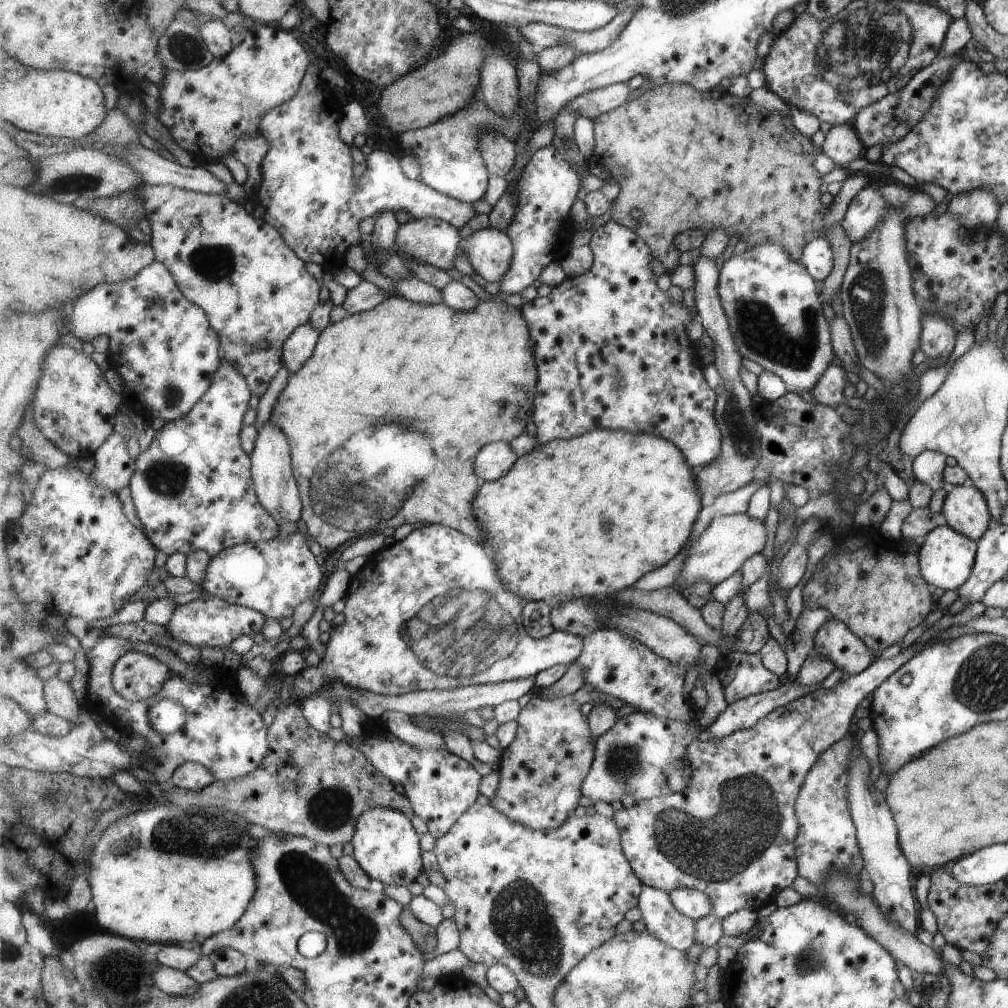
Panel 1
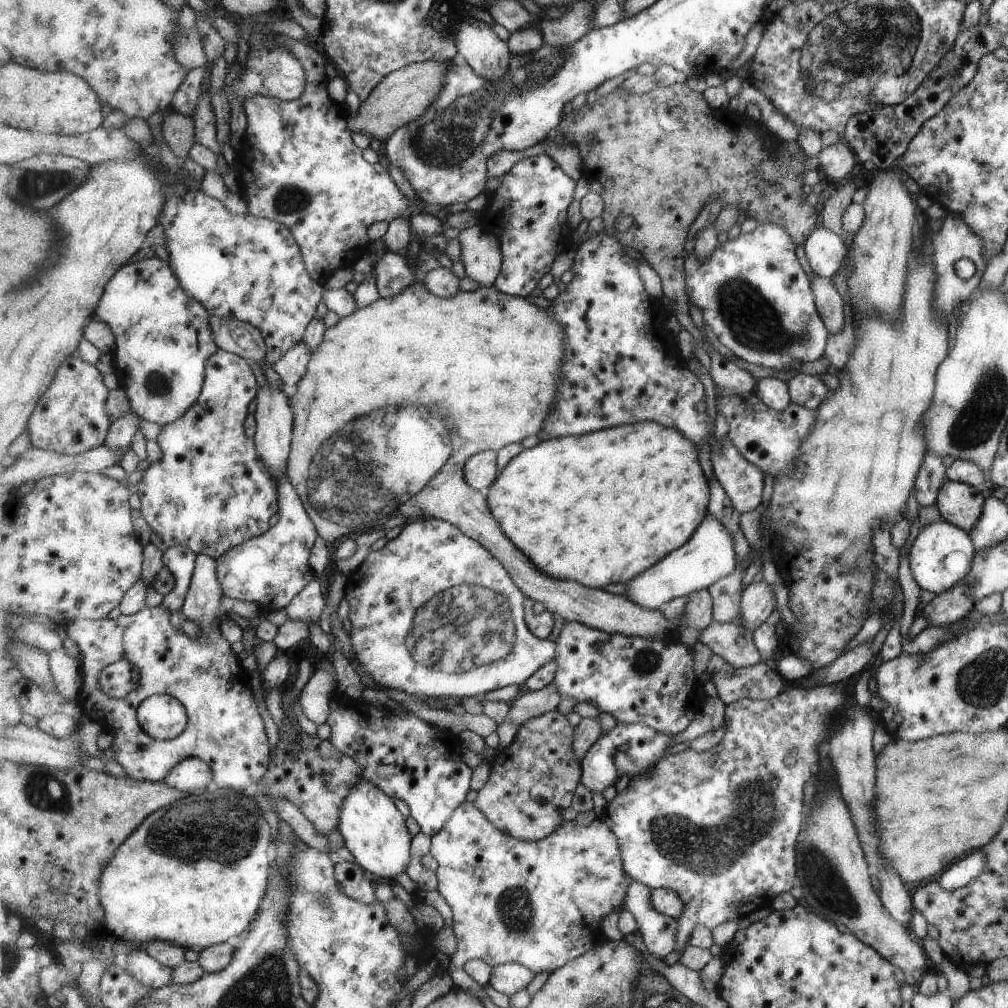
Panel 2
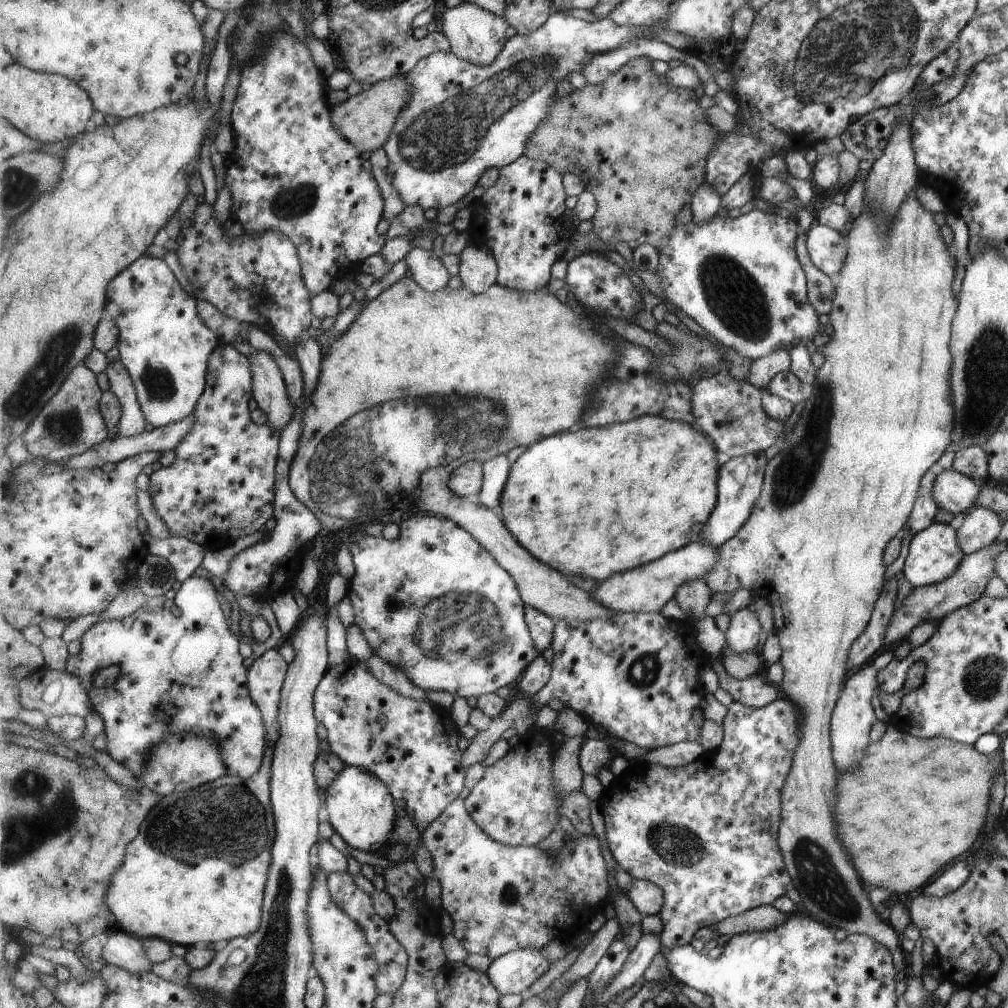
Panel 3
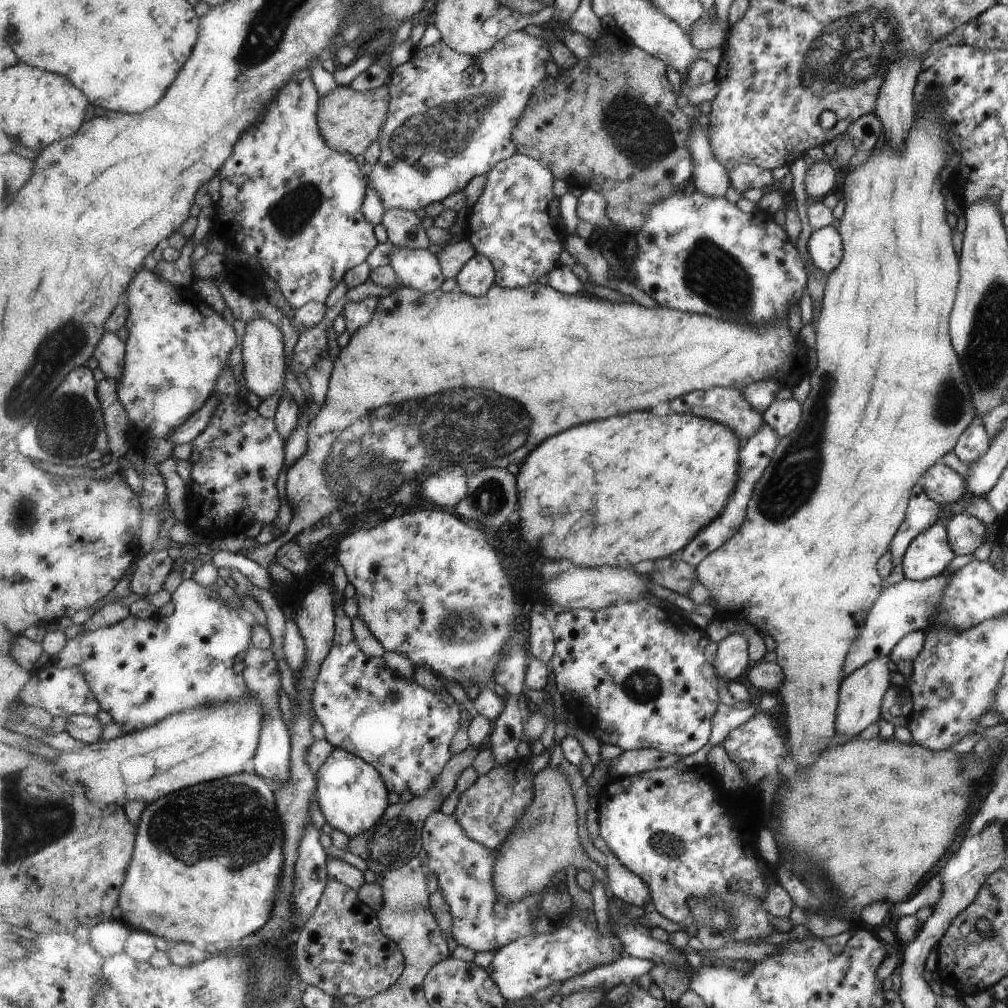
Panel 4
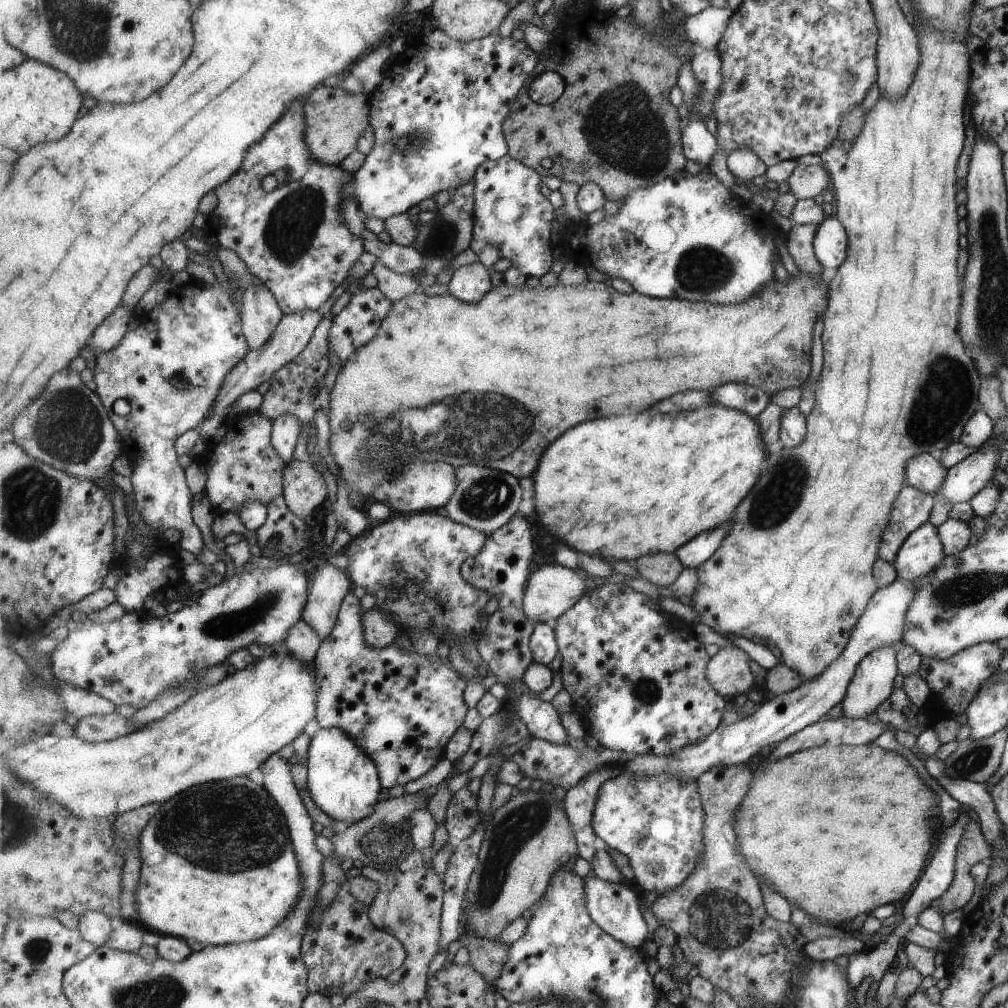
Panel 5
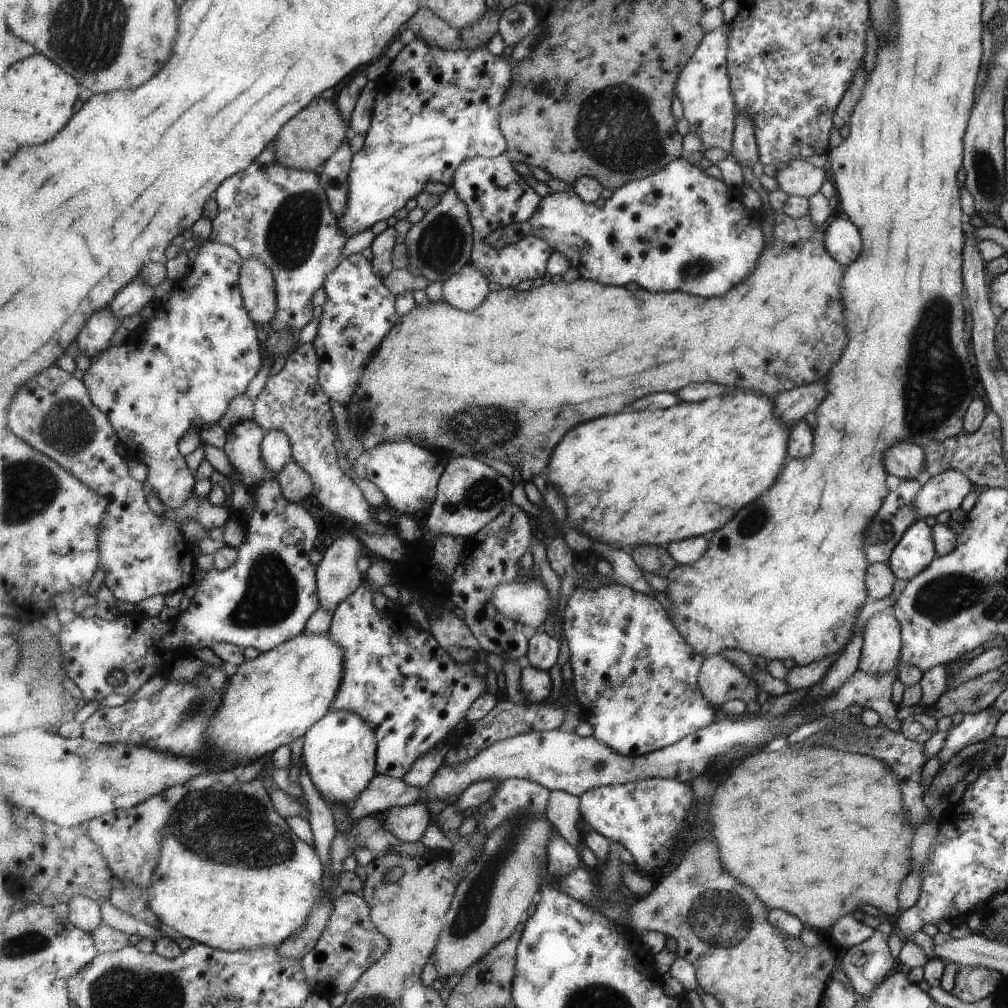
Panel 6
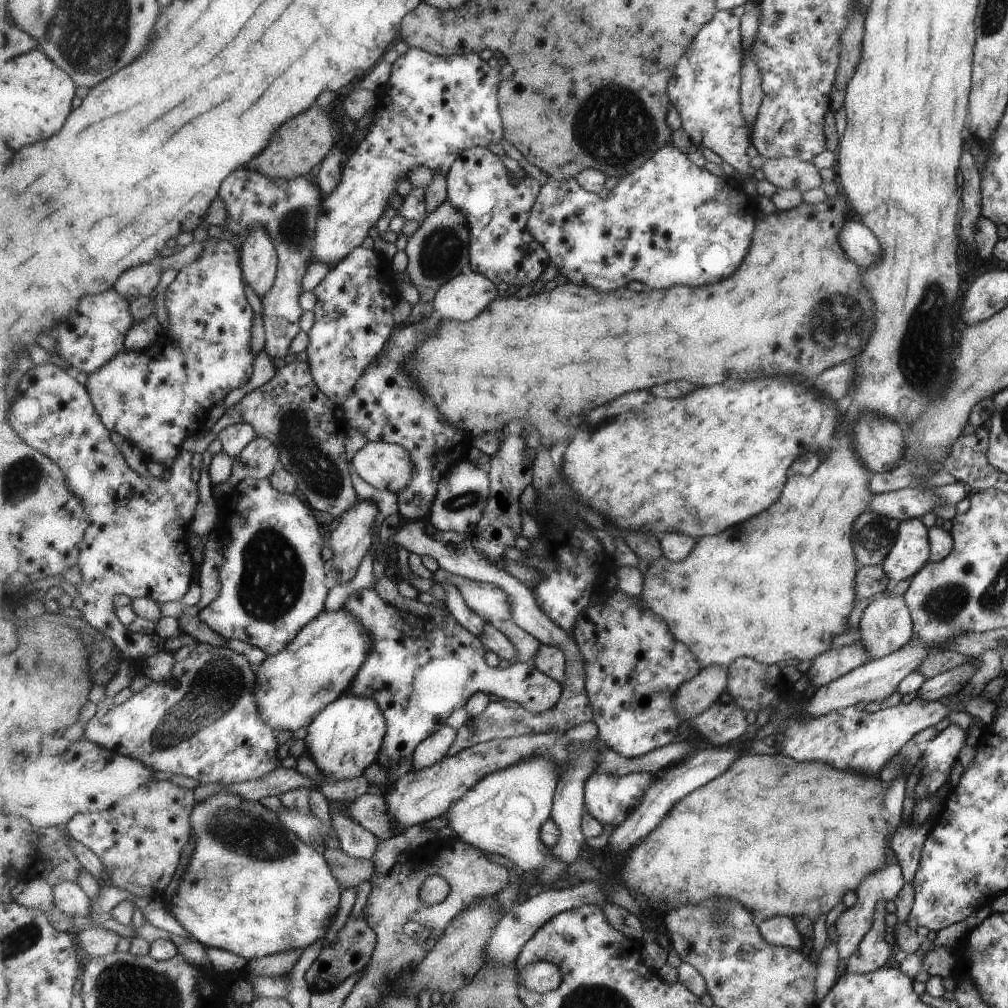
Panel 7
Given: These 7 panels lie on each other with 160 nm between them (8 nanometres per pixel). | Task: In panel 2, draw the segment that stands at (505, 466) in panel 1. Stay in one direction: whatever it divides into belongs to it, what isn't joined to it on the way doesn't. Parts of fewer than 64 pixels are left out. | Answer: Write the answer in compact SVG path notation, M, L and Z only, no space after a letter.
M483 451L467 461L465 467L467 482L478 491L484 492L489 489L499 475L497 451Z

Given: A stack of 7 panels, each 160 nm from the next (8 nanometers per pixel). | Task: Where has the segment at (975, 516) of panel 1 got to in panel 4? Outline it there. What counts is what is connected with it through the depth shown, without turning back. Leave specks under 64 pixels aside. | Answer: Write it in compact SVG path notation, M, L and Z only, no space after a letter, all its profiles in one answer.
M943 463L933 464L919 480L925 494L939 504L951 504L965 492L965 479Z

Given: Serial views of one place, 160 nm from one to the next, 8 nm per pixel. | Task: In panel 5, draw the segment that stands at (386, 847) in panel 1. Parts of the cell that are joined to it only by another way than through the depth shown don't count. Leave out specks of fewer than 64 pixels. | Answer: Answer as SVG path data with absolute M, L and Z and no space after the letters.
M320 728L308 748L308 790L315 804L330 818L341 823L361 822L373 814L381 801L381 778L373 758L357 744L349 732L335 728Z

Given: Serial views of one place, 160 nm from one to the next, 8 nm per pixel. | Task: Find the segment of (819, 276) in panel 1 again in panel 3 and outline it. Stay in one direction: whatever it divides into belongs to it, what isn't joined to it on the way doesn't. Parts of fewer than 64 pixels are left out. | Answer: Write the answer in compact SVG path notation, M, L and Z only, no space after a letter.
M823 225L811 226L805 236L805 247L812 264L823 274L835 276L844 266L847 242L837 231Z

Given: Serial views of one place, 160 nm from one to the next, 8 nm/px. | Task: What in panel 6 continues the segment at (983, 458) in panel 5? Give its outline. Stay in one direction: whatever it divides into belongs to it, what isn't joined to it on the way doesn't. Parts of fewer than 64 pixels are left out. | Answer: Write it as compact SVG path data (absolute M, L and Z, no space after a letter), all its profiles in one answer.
M945 470L921 485L911 506L919 519L935 517L943 511L958 508L973 488L971 482L957 470Z

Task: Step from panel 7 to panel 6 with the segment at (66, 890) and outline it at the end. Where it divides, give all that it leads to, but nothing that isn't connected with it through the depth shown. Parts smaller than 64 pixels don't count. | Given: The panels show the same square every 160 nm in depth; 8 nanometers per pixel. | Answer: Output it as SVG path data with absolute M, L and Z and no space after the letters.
M77 894L77 897L67 902L67 908L69 908L68 921L87 933L98 930L104 923L100 902L93 898Z

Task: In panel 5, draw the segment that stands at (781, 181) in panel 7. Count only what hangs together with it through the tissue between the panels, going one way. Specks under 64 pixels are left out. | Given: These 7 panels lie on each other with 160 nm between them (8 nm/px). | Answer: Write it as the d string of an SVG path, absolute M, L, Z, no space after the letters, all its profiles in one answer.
M798 165L797 169L789 178L790 192L797 199L813 199L829 186L831 177L820 165L804 166Z

